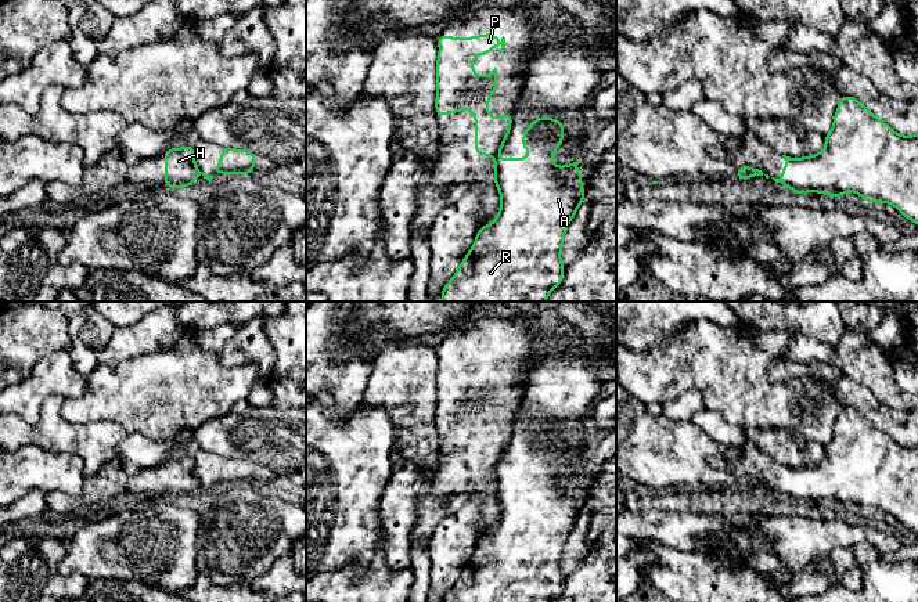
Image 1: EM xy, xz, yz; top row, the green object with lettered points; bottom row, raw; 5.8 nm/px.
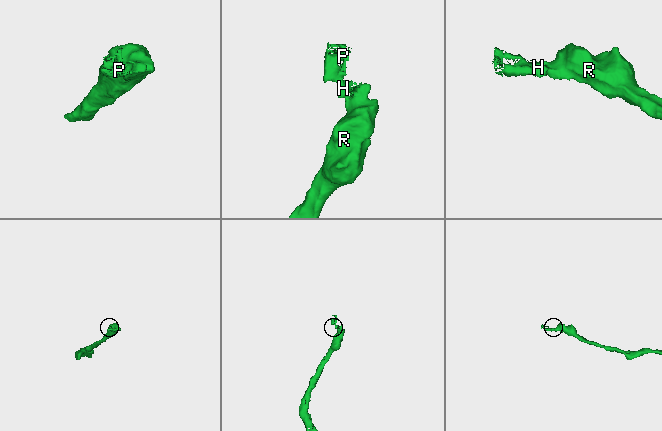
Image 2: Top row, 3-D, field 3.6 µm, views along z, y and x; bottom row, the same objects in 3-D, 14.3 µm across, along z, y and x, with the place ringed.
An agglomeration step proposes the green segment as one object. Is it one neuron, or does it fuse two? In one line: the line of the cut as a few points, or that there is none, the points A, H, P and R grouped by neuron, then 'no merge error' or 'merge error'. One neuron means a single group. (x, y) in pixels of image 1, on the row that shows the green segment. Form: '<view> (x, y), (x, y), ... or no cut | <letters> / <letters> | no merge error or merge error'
xz (497, 154), (494, 158) | A R / H P | merge error

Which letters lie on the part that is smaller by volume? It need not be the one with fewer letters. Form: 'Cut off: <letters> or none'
Cut off: H, P

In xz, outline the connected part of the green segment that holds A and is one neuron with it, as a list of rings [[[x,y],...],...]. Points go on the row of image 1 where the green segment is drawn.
[[[534,118],[534,120],[530,125],[528,125],[528,129],[522,134],[522,148],[529,149],[530,154],[528,156],[525,156],[523,159],[508,158],[507,161],[503,161],[500,158],[500,155],[497,155],[494,158],[493,180],[494,180],[497,190],[500,192],[500,197],[501,197],[501,205],[498,209],[498,215],[492,223],[489,223],[478,230],[476,238],[475,238],[469,252],[461,260],[460,267],[457,268],[457,271],[454,273],[451,280],[443,286],[443,289],[440,292],[440,298],[443,302],[546,302],[550,292],[562,284],[565,264],[561,262],[561,250],[562,250],[562,245],[564,245],[564,238],[565,238],[566,230],[568,230],[573,216],[576,215],[579,206],[582,205],[583,199],[587,195],[587,192],[582,188],[582,180],[583,180],[584,172],[583,172],[583,169],[580,170],[577,166],[579,163],[582,163],[582,161],[577,161],[573,163],[569,162],[564,167],[559,167],[552,162],[552,156],[554,156],[555,151],[561,147],[561,144],[564,141],[564,137],[565,137],[564,130],[565,130],[564,122],[561,122],[558,119]]]

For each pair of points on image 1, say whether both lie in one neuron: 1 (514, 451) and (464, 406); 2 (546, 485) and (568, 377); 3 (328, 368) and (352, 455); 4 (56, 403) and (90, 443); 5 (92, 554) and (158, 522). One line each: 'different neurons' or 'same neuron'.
1: different neurons
2: same neuron
3: different neurons
4: same neuron
5: same neuron

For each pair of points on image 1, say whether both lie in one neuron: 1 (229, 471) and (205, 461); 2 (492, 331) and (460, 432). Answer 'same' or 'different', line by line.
1: same
2: same

